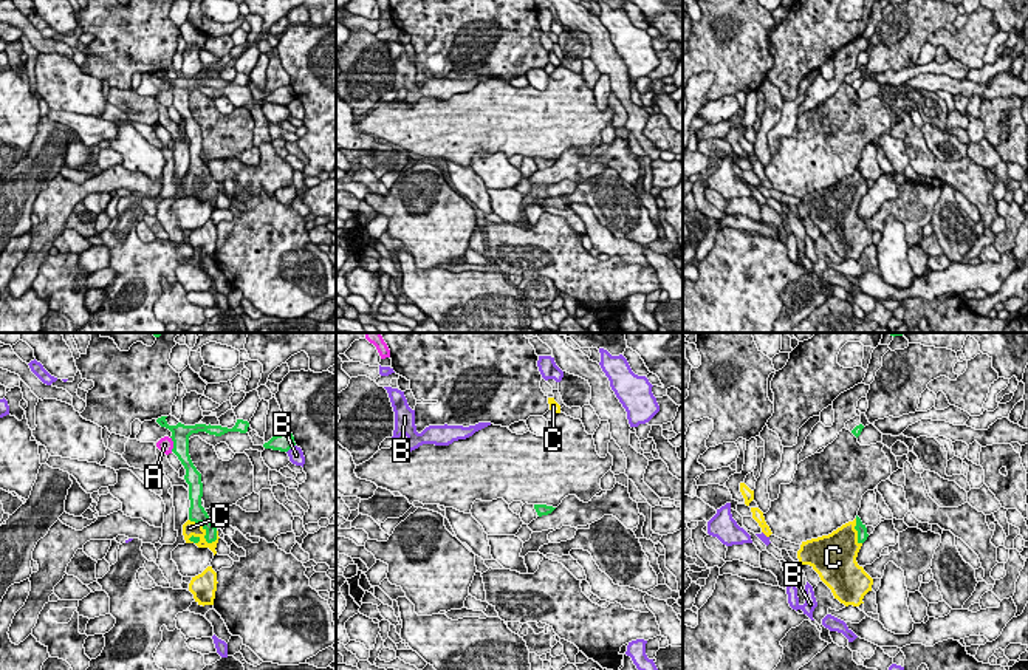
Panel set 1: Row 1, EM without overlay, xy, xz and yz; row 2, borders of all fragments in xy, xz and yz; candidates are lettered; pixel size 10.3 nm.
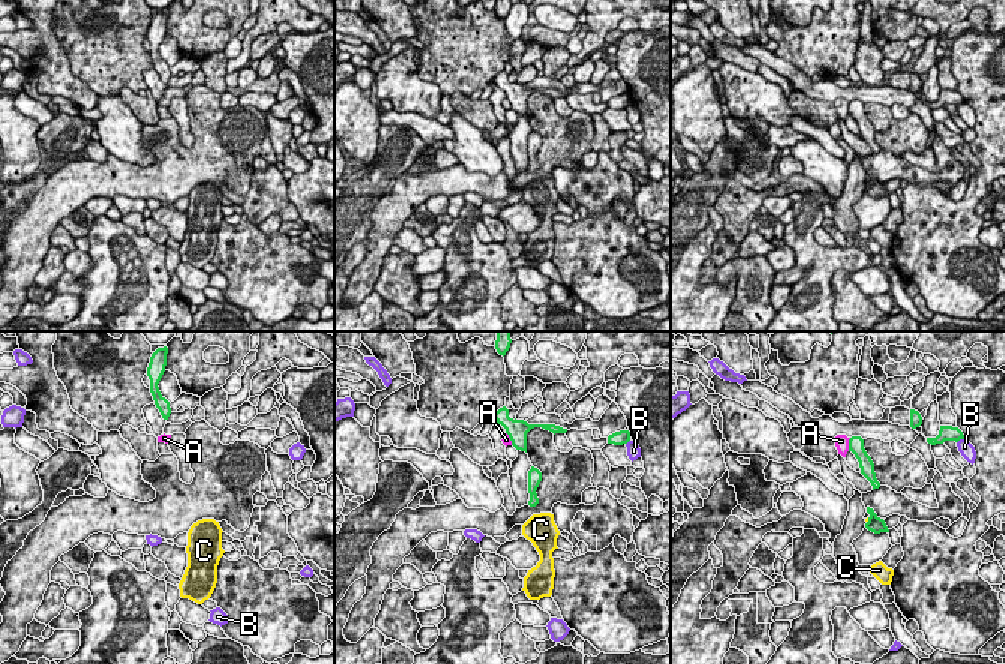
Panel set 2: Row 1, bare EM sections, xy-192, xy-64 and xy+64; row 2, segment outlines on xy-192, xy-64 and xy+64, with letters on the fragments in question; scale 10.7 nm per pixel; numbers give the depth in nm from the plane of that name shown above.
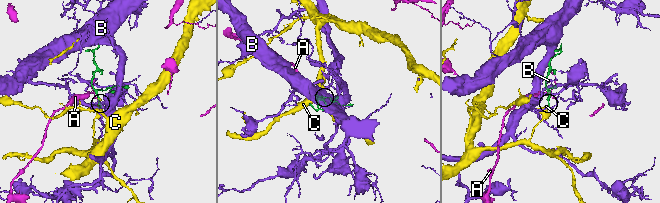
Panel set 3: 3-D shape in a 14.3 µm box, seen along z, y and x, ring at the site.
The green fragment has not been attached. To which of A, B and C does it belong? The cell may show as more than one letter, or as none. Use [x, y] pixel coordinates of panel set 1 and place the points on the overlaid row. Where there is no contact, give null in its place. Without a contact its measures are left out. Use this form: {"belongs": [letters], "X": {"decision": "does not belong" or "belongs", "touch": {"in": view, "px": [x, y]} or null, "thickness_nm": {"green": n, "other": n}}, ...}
{"belongs": ["C"], "A": {"decision": "does not belong", "touch": {"in": "xy", "px": [174, 444]}, "thickness_nm": {"green": 190, "other": 160}}, "B": {"decision": "does not belong", "touch": {"in": "xy", "px": [290, 447]}, "thickness_nm": {"green": 190, "other": 160}}, "C": {"decision": "belongs", "touch": {"in": "xy", "px": [206, 533]}, "thickness_nm": {"green": 170, "other": 160}}}

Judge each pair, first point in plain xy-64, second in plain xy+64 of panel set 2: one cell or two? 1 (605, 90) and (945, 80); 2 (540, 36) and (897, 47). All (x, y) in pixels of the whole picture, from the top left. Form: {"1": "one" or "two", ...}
{"1": "one", "2": "two"}

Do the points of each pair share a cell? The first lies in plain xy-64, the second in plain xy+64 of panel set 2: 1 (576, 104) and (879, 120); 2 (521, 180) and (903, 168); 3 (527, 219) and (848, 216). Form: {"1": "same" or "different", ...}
{"1": "different", "2": "different", "3": "different"}

